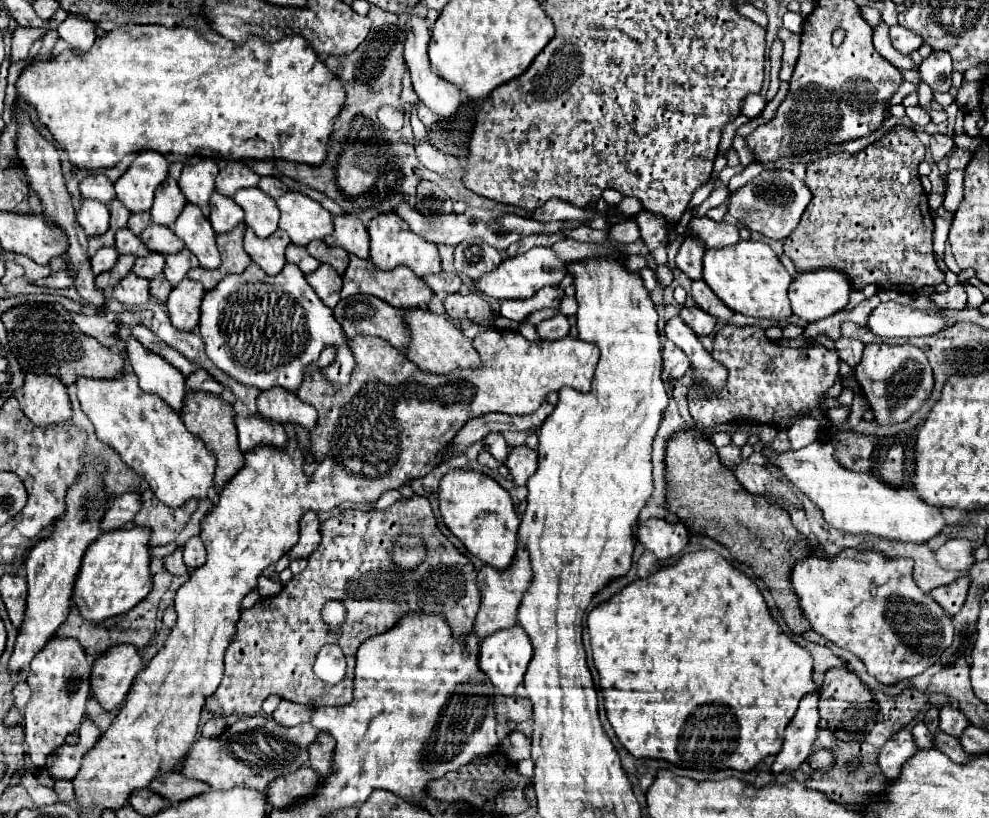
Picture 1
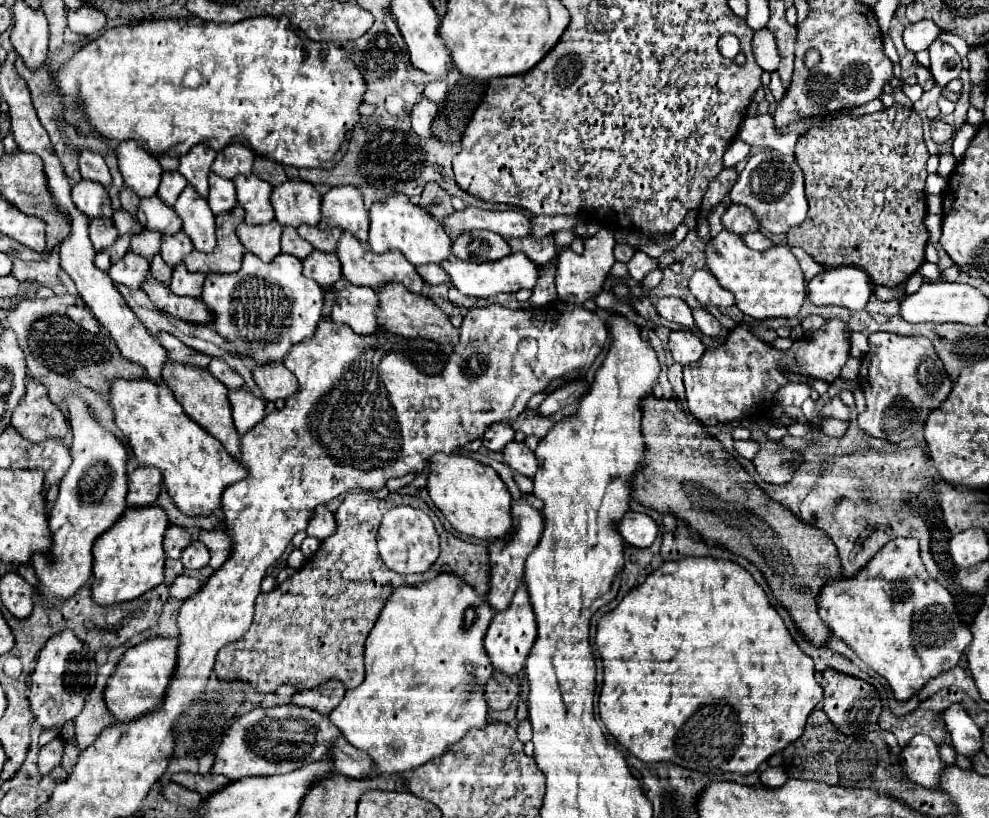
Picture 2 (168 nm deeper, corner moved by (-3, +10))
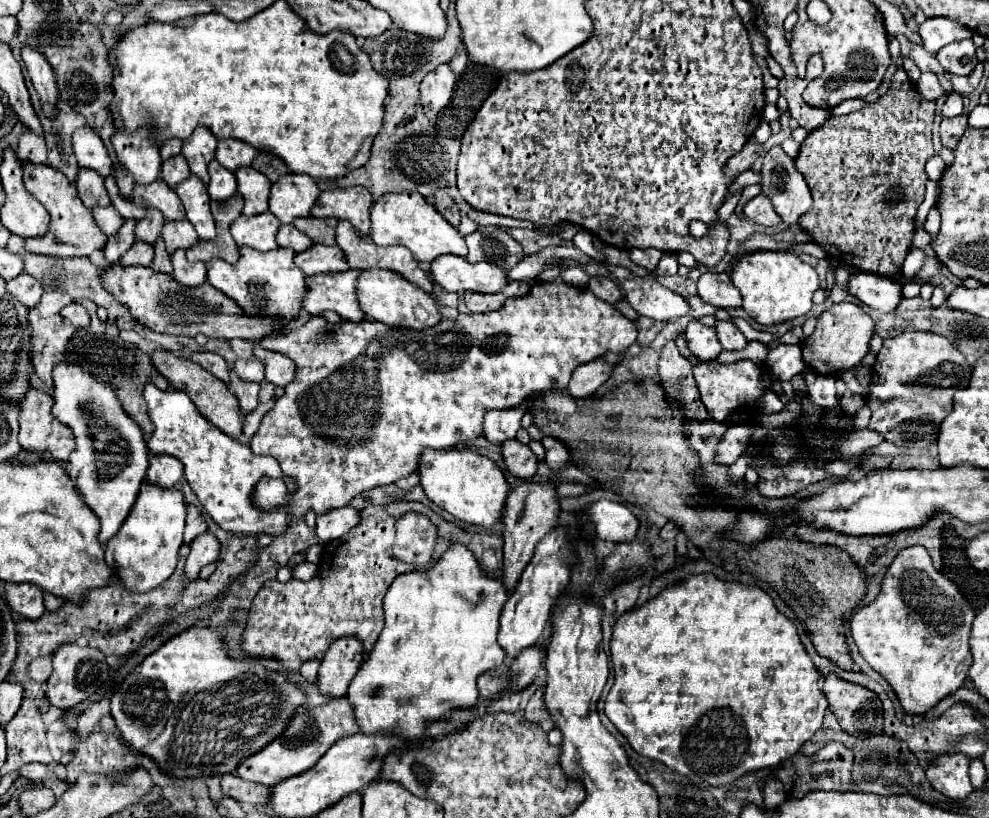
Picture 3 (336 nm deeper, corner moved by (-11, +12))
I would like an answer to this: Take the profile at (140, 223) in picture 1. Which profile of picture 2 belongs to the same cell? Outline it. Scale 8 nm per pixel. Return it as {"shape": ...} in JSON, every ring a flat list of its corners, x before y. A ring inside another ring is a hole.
{"shape":[[123,187,123,191,121,191,121,205,123,205,123,209,125,209,127,213,137,215,137,211,139,211,139,201,141,201,141,199,139,199,131,189]]}

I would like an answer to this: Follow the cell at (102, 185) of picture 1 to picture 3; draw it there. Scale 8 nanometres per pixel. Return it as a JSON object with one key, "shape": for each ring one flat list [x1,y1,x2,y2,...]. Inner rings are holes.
{"shape":[[91,127,75,129,71,143,73,143,73,153,77,157,77,163,81,167,93,169,93,171,101,173,101,177,111,175,113,165,107,155,107,149,105,149,103,141,99,139,99,135]]}

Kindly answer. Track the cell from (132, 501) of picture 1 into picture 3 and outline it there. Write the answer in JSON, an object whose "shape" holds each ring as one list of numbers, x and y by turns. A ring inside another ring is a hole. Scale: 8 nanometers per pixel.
{"shape":[[151,455,147,483,159,487,175,487,183,479,183,463,171,455]]}

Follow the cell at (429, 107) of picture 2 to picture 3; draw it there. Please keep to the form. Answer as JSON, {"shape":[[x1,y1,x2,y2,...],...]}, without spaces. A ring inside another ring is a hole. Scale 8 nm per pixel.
{"shape":[[449,63,439,65,421,83,421,103,429,105,433,111,441,111,451,99,453,85,455,85,455,73,449,67]]}

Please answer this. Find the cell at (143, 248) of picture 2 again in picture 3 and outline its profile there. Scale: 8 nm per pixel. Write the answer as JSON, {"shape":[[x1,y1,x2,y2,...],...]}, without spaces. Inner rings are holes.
{"shape":[[147,209,145,217,135,225,135,237,147,243,155,243,163,229,163,215,157,209]]}

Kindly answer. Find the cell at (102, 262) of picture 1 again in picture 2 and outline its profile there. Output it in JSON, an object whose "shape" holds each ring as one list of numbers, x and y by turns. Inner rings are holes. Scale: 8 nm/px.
{"shape":[[91,219,89,223,89,237,93,241,95,251,105,251,107,247,111,247,117,239,117,231,113,225,113,219]]}

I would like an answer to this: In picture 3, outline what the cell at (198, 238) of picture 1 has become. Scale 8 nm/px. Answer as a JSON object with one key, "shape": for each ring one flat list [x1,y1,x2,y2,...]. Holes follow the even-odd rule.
{"shape":[[189,175,185,181,181,181,175,187,175,193,183,201,187,219,193,223,199,239,209,241,211,237,215,237,215,223,213,223,213,217,209,211,207,187,199,181,199,177]]}

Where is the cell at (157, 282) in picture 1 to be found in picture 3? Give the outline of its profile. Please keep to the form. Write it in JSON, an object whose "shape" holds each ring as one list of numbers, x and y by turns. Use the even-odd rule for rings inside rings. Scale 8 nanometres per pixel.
{"shape":[[159,237,157,243,155,243,155,259,151,261,149,265,153,271,163,271,163,273,173,273,173,265,171,265,171,259,169,259,169,253,165,251,165,245,163,245,163,239]]}

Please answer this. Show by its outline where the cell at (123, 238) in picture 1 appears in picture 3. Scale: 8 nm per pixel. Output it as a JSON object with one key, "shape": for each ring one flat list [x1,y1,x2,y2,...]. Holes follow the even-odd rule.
{"shape":[[109,175,109,177,105,179,105,187,107,187,107,191,109,191,109,197,111,197,113,207,121,213,121,217,125,217,125,219,137,219,137,221,143,217,145,209,141,209,141,207,133,205,133,201,131,201,131,199,127,199,127,197,123,197,123,195,119,193,119,189,117,189,117,185,115,185,115,177,113,177,113,175]]}

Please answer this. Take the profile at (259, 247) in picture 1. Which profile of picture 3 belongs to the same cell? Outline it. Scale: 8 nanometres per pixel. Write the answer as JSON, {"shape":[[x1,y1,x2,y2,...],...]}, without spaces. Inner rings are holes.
{"shape":[[265,211,255,217,237,217,231,223,231,235,237,245,249,245,257,251,271,251,277,247,275,233,279,229,279,219]]}

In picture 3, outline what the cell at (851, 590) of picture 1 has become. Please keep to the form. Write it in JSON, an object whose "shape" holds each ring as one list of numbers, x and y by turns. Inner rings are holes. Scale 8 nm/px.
{"shape":[[915,545,895,557,879,597,855,613,851,631,863,659,893,687,905,713,925,715,965,683,971,667,967,639,973,617,959,589,935,571,927,549]]}

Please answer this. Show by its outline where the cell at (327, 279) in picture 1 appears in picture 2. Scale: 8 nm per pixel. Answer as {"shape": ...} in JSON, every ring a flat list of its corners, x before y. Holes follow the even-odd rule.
{"shape":[[313,251,313,255,303,259,303,273,315,279,323,289,327,289,341,279,339,257,335,253]]}

